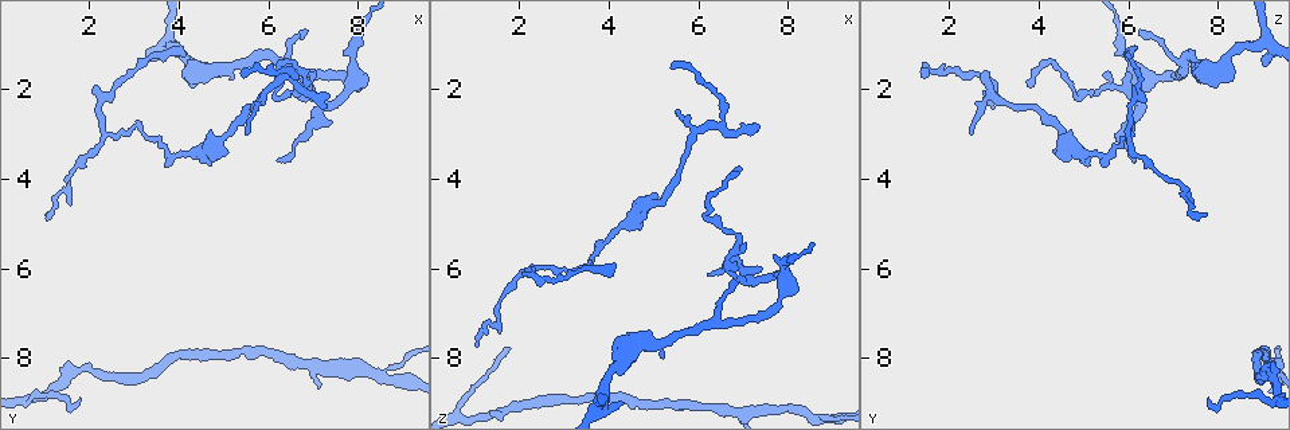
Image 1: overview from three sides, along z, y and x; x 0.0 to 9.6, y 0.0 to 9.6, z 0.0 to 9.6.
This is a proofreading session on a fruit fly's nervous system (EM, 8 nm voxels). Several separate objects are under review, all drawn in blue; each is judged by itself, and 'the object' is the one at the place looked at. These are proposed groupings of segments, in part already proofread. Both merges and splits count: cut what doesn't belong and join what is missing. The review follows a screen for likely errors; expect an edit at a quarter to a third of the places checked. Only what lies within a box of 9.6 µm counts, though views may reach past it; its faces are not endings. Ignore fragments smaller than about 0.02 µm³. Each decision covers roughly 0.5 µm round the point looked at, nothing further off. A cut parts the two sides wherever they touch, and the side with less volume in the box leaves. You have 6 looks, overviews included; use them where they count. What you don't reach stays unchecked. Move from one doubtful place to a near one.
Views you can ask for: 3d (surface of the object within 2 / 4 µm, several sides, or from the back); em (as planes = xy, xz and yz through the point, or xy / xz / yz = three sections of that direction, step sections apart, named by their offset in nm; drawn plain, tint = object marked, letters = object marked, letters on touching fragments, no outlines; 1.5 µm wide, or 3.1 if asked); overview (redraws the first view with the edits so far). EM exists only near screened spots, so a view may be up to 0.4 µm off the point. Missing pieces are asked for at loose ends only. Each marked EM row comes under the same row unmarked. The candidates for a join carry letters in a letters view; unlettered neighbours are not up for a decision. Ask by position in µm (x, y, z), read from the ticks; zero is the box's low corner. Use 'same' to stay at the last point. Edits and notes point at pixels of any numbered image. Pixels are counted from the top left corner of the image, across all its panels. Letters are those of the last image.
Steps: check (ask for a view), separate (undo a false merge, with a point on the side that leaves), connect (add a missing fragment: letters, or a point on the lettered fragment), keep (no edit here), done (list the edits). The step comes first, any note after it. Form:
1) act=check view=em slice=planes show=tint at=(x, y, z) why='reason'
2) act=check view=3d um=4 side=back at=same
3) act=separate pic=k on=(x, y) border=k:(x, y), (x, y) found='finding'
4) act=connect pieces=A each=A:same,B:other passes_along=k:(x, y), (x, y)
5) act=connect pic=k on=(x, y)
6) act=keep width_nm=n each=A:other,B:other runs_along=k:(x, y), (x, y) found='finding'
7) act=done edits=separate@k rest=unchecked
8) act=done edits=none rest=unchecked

act=check view=em slice=planes show=letters at=(6.25, 3.55, 6.20) why='free end'

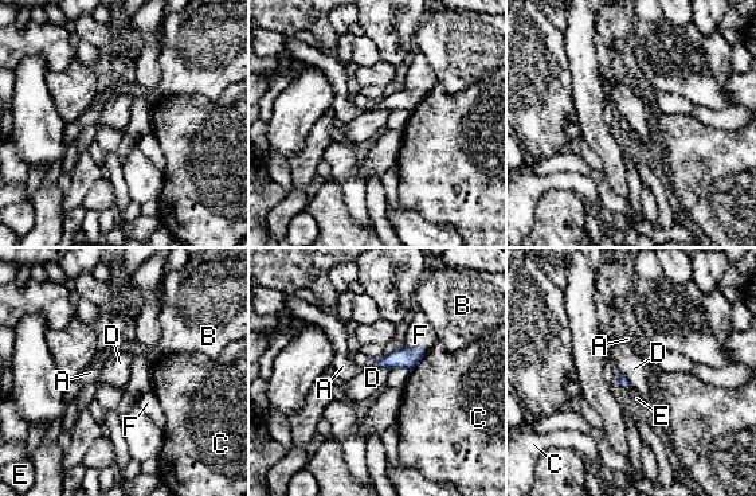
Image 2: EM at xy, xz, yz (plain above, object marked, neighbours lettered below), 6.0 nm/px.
act=keep each=A:other,B:other,C:other,D:other,E:other,F:other found='no lettered fragment goes on from it'

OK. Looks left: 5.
act=check view=em slice=planes show=letters at=(3.75, 0.95, 9.05) why='three-way junction'

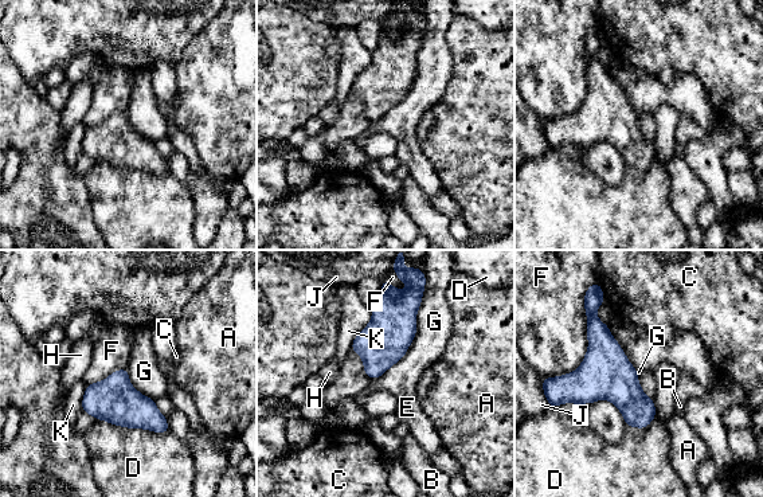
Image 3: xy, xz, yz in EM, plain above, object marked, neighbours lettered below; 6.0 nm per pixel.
act=keep longest_contact=G:700nm each=A:other,B:other,C:other,D:other,E:other,F:other,G:other,H:other,J:other,K:other runs_along=3:(593, 298), (605, 370), (641, 425) found='one cell here'

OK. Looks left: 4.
act=check view=em slice=xz step=4 show=letters at=(7.25, 2.40, 2.90) why='an open end'

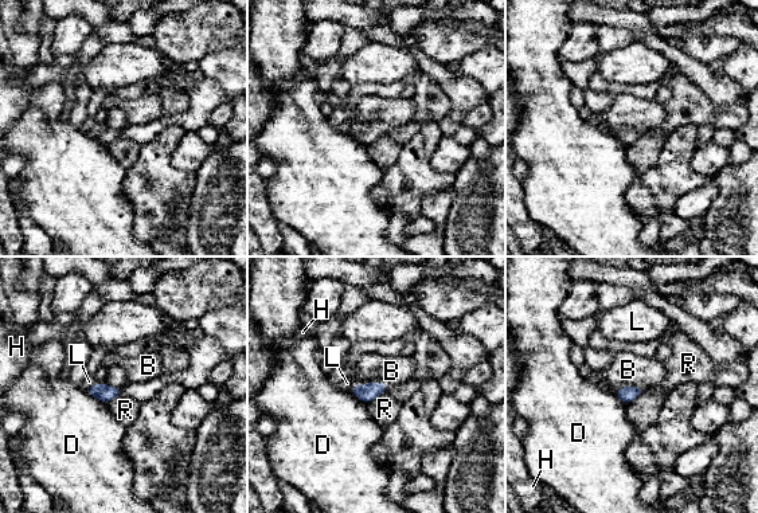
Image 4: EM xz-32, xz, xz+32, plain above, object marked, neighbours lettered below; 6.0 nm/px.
act=connect pieces=B each=B:same,D:other,H:other,L:other,R:other passes_along=4:(628, 394), (629, 387), (628, 369) found='the cell continues'

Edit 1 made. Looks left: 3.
act=done edits=connect@4 rest=unchecked

